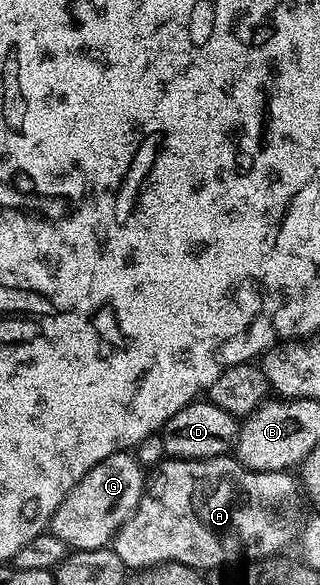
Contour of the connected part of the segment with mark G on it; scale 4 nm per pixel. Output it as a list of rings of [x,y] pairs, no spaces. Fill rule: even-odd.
[[[122,452],[107,456],[91,472],[67,492],[67,496],[48,522],[53,537],[63,540],[70,551],[100,550],[108,547],[111,535],[122,521],[132,514],[139,504],[141,492],[145,489],[146,475],[132,453]]]

